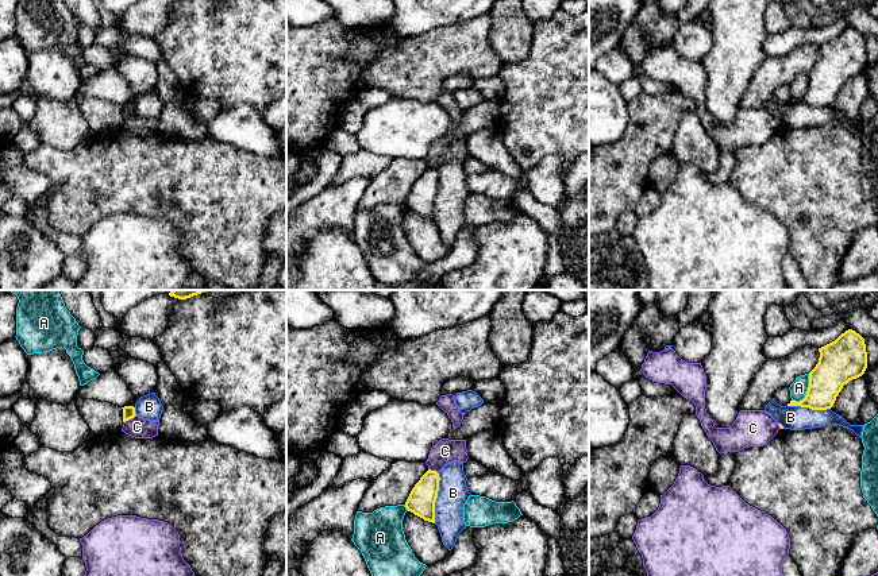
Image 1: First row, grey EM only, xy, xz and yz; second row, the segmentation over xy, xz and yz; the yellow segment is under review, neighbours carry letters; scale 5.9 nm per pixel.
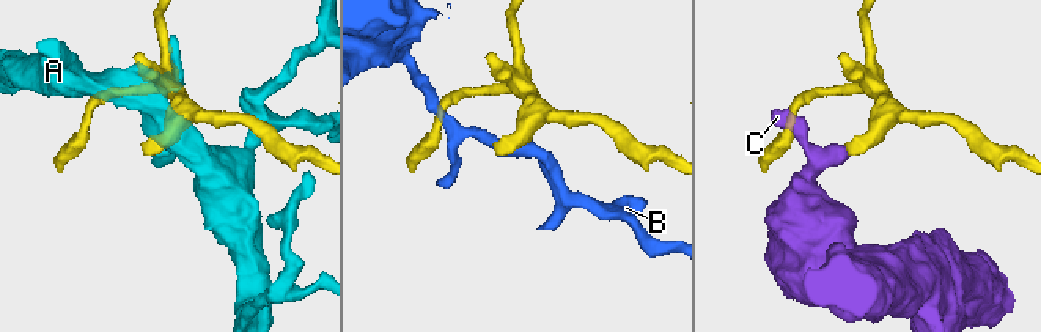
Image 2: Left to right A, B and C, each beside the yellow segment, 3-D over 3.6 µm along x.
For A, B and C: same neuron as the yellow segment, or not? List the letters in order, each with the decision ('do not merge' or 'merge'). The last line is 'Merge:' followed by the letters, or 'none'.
A: do not merge
B: do not merge
C: do not merge
Merge: none

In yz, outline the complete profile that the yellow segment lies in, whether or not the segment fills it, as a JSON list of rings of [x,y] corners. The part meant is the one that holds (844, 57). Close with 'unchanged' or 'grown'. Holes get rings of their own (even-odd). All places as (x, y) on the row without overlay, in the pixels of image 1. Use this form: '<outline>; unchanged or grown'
[[[852,27],[835,39],[819,46],[820,55],[809,70],[809,85],[802,98],[790,98],[787,104],[812,108],[831,107],[843,84],[862,74],[867,66],[864,36]]]; unchanged

